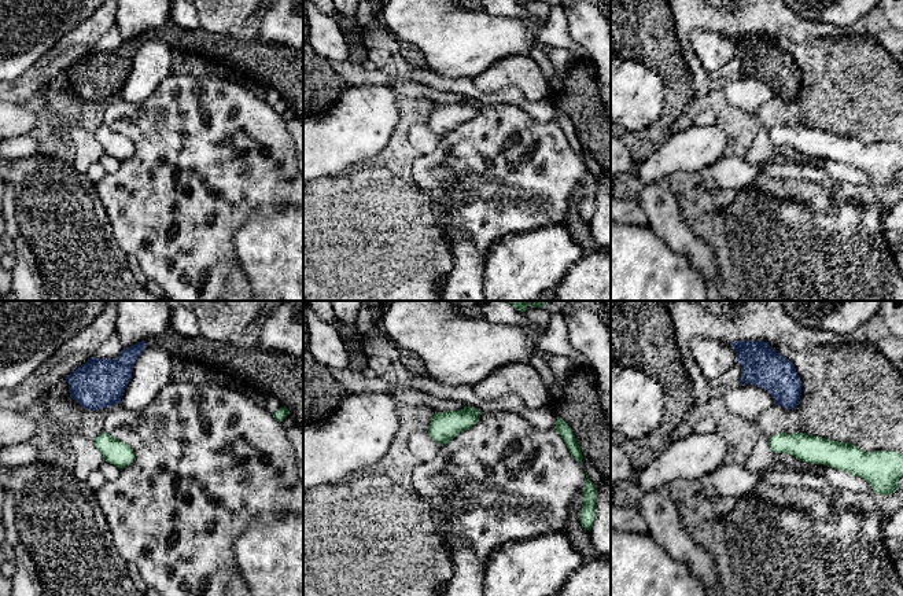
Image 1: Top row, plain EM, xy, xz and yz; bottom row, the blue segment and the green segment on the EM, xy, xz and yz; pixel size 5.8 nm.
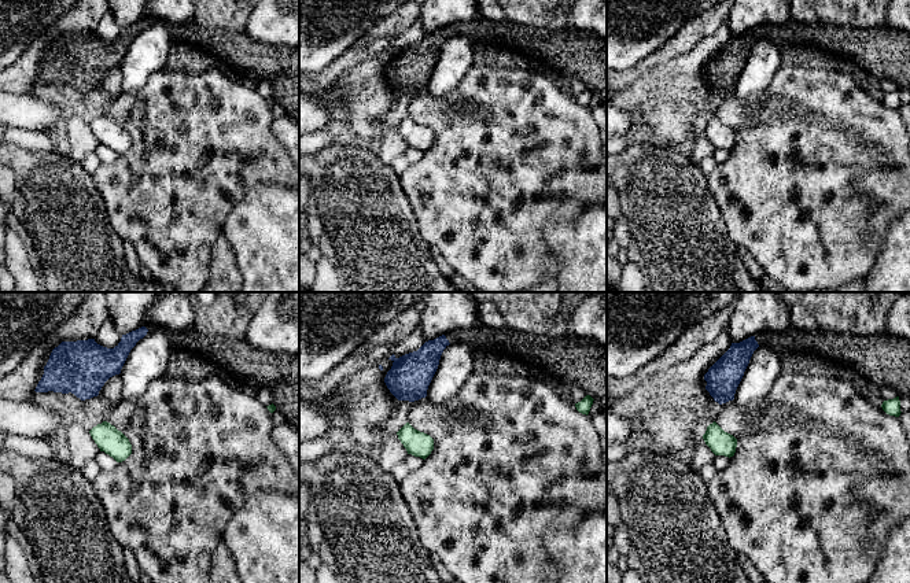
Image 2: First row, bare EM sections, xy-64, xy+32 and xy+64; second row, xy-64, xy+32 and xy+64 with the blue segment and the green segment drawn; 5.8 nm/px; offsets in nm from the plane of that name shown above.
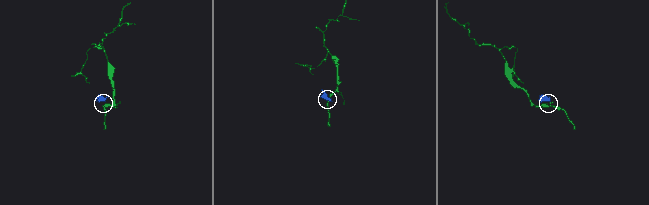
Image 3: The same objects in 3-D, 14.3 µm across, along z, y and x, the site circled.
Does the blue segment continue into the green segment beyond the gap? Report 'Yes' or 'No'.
No

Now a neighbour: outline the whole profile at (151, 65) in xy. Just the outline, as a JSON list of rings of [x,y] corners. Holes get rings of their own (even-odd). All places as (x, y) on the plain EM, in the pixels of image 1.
[[[165,38],[147,40],[133,58],[132,70],[121,91],[128,103],[145,102],[156,87],[170,76],[173,49]]]

